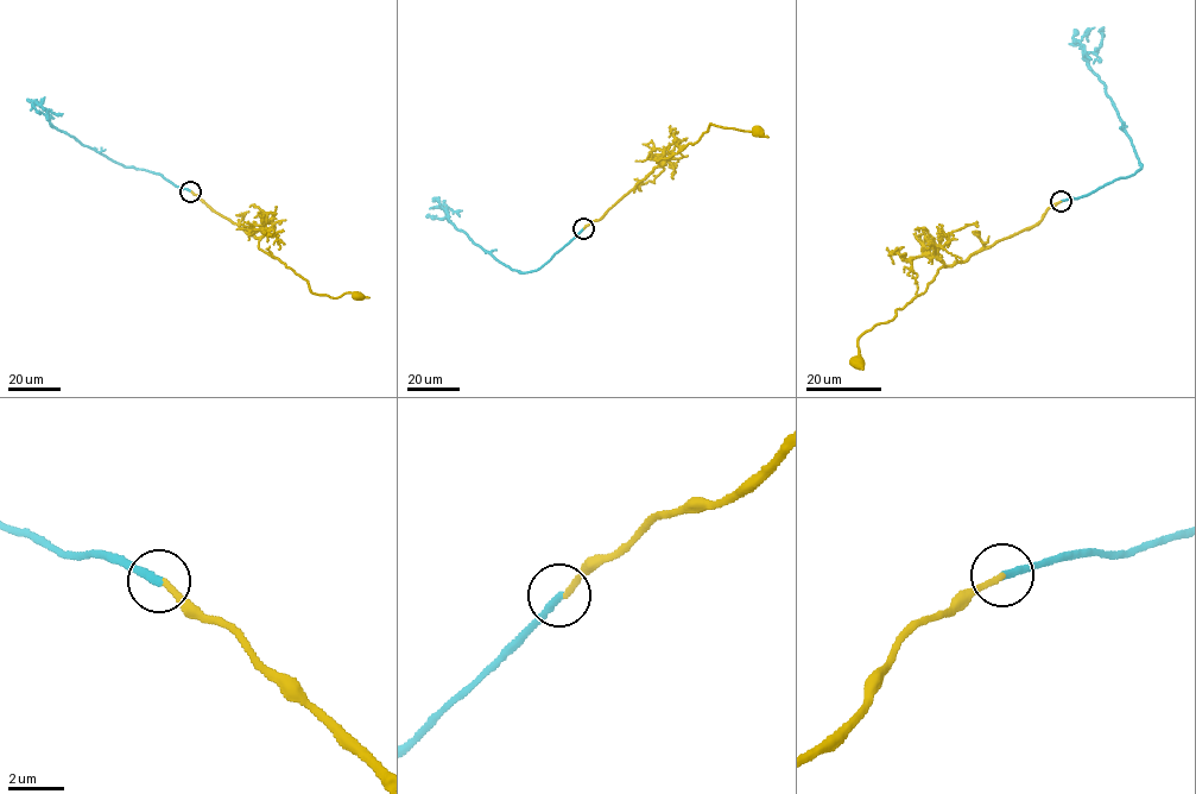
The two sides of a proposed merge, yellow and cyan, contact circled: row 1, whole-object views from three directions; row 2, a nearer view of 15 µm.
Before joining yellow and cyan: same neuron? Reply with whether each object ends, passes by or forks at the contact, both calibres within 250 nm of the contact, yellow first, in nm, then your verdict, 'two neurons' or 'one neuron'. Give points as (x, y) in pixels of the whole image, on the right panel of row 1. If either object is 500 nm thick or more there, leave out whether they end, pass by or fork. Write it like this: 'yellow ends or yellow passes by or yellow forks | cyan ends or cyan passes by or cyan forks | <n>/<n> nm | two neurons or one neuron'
yellow ends | cyan ends | 220/280 nm | one neuron

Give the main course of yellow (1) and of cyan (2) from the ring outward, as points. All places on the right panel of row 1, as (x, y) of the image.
1: (1061, 201), (1033, 226), (942, 266), (923, 292), (897, 309), (891, 320), (866, 331), (858, 341), (856, 363)
2: (1061, 201), (1086, 196), (1141, 168), (1105, 86), (1084, 55), (1099, 48), (1103, 27)

